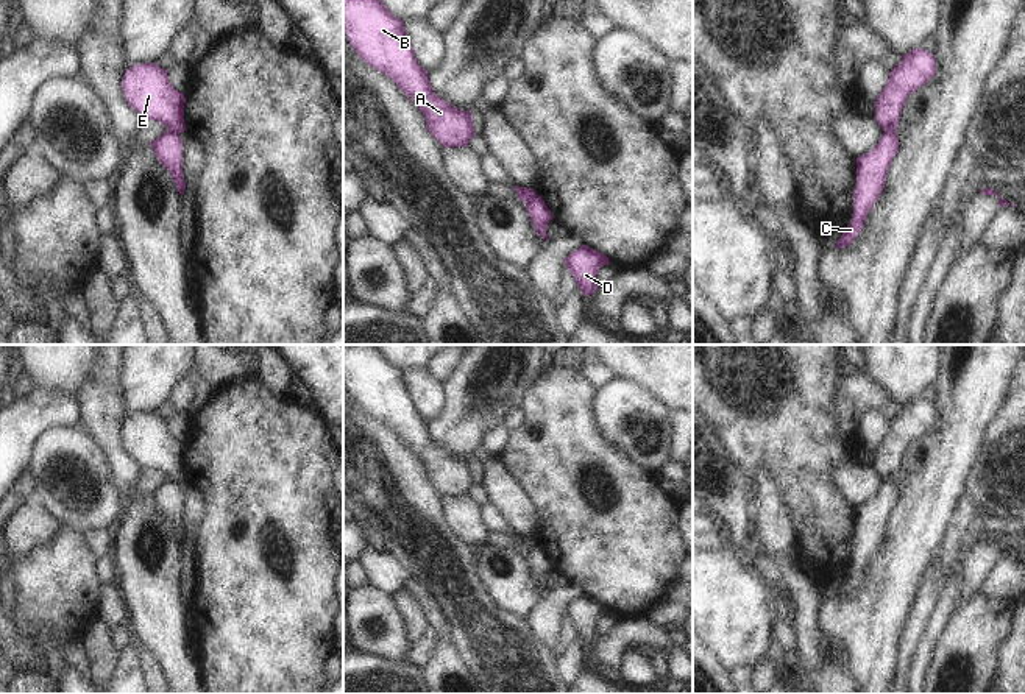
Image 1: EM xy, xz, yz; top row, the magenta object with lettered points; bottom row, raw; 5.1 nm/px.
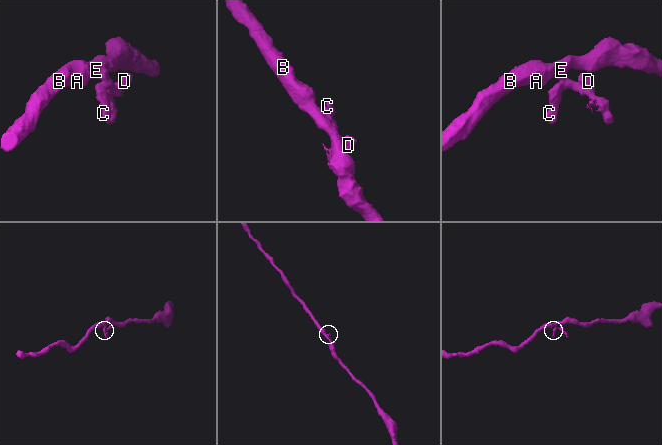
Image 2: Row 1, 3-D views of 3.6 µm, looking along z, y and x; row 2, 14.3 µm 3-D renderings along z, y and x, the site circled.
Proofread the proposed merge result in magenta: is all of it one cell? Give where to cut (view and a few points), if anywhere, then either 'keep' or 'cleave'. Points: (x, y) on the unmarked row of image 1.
cut in xy along (167, 478), (177, 484); cleave

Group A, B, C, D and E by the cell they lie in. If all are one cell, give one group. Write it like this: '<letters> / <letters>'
A B E / C D

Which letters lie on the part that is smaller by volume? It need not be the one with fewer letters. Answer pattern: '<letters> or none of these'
C, D.

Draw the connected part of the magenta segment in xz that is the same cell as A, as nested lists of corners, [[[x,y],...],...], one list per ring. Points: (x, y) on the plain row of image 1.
[[[376,345],[343,346],[343,381],[354,401],[373,418],[392,427],[418,455],[429,482],[445,496],[468,496],[476,485],[471,460],[460,460],[440,448],[427,421],[417,412],[404,379]]]

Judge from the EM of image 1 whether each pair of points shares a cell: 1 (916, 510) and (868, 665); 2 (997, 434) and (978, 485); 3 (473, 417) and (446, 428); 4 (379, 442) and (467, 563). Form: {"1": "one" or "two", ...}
{"1": "one", "2": "one", "3": "one", "4": "one"}

